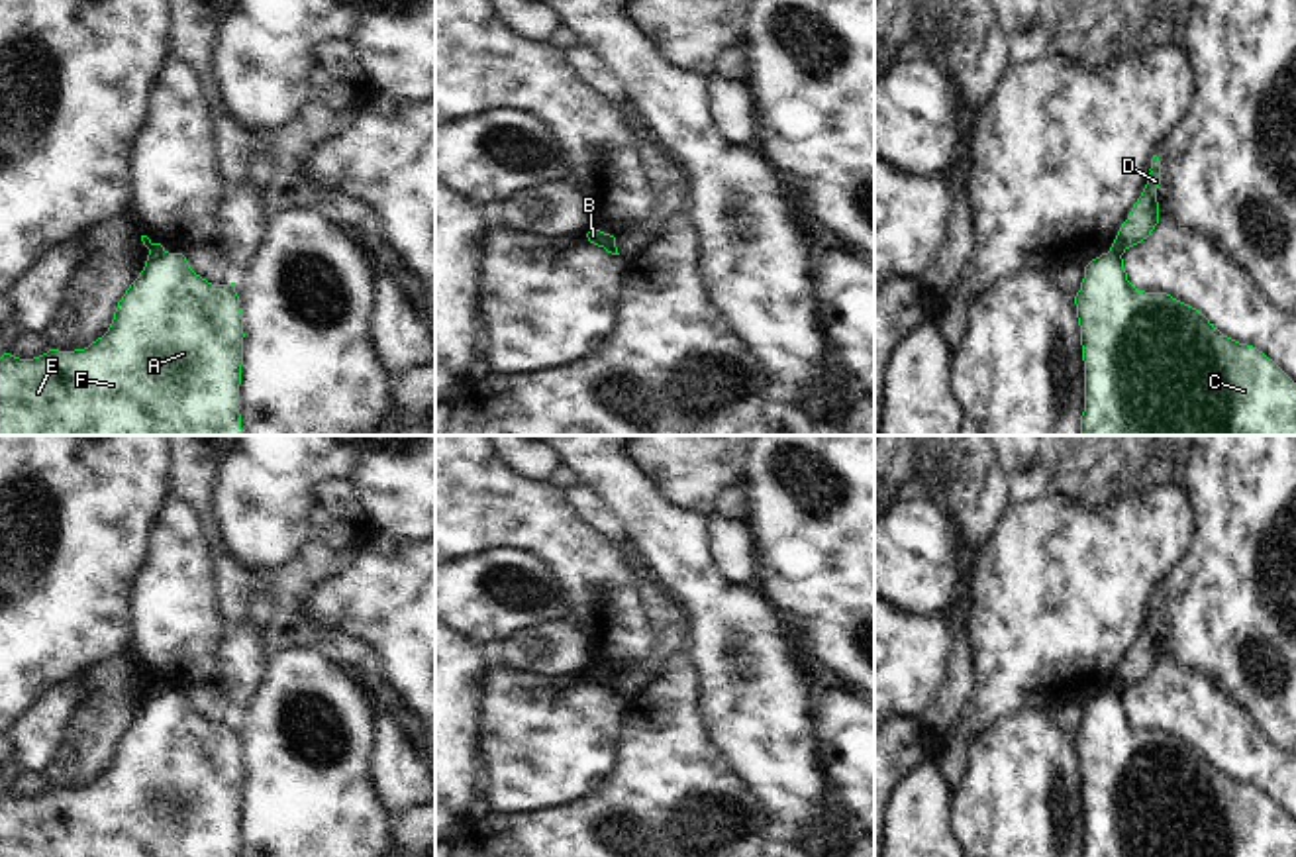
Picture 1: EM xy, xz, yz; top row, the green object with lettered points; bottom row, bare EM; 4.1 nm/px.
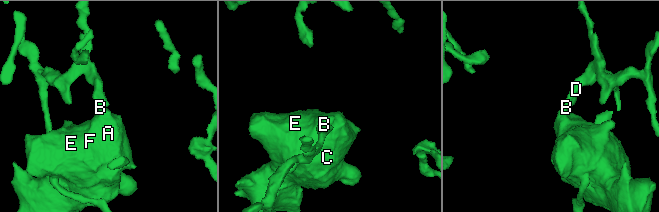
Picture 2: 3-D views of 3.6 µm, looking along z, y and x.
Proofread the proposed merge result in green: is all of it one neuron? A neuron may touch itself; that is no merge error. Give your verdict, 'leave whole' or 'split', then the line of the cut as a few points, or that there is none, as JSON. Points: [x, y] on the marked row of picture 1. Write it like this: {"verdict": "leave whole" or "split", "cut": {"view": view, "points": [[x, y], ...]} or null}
{"verdict": "split", "cut": {"view": "yz", "points": [[1110, 250], [1120, 257]]}}

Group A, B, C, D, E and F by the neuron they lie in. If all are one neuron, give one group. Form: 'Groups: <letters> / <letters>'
Groups: A C E F / B D

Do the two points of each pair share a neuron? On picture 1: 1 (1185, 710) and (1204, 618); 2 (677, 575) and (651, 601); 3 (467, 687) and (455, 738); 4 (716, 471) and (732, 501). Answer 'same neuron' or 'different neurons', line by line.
1: different neurons
2: different neurons
3: same neuron
4: different neurons

